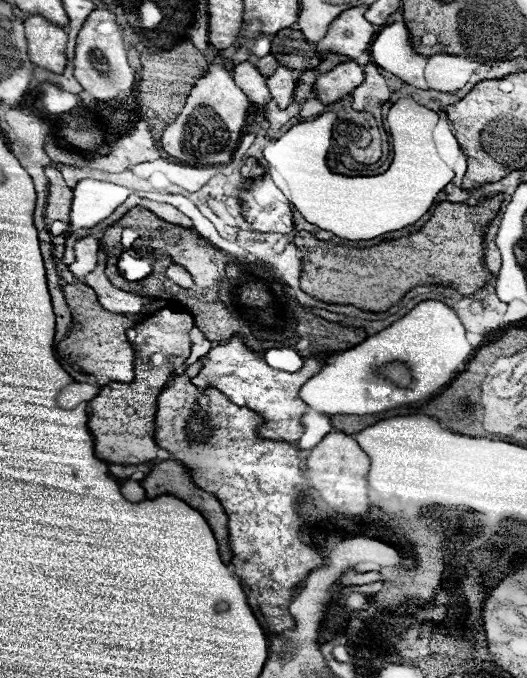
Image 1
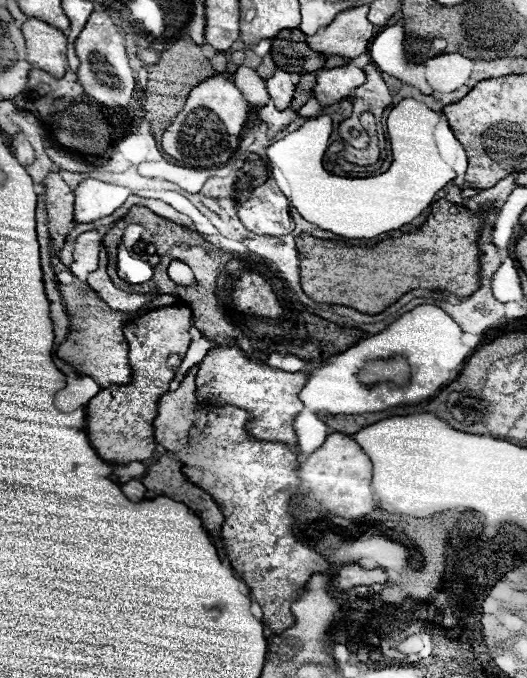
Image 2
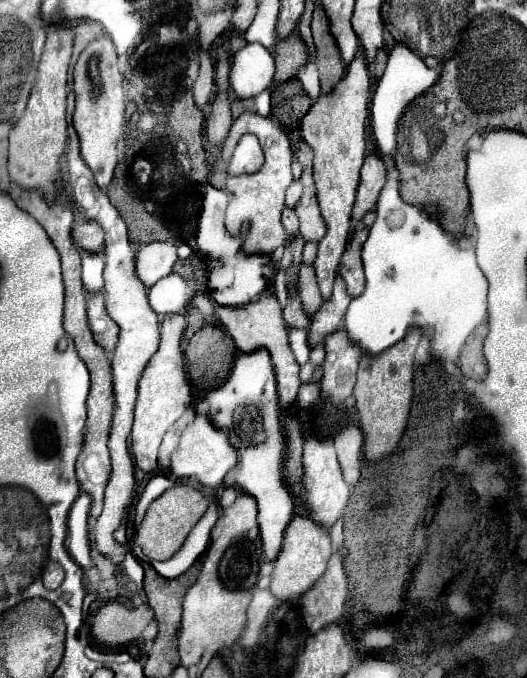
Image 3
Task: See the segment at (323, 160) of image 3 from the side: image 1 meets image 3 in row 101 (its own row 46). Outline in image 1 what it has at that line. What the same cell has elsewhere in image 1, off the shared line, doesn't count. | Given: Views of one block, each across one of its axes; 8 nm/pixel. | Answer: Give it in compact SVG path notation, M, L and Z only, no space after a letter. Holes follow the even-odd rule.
M358 6L342 12L328 28L328 34L316 44L318 52L338 52L350 58L358 58L366 52L378 34L378 26L364 18L368 6Z

